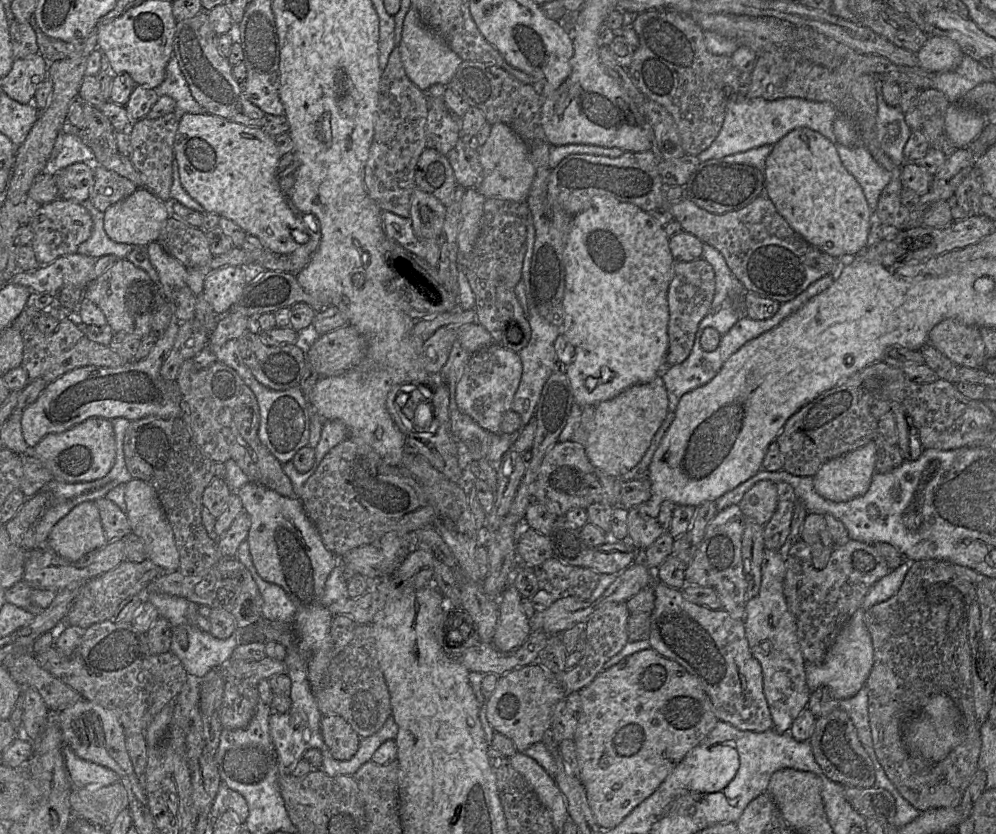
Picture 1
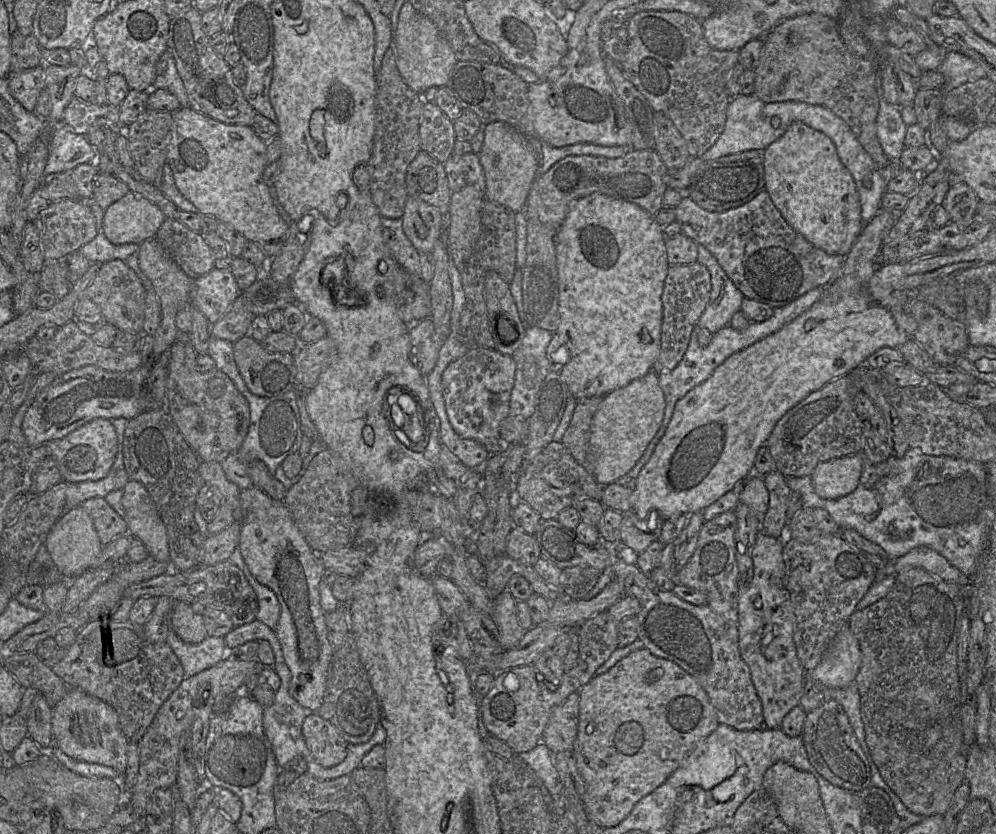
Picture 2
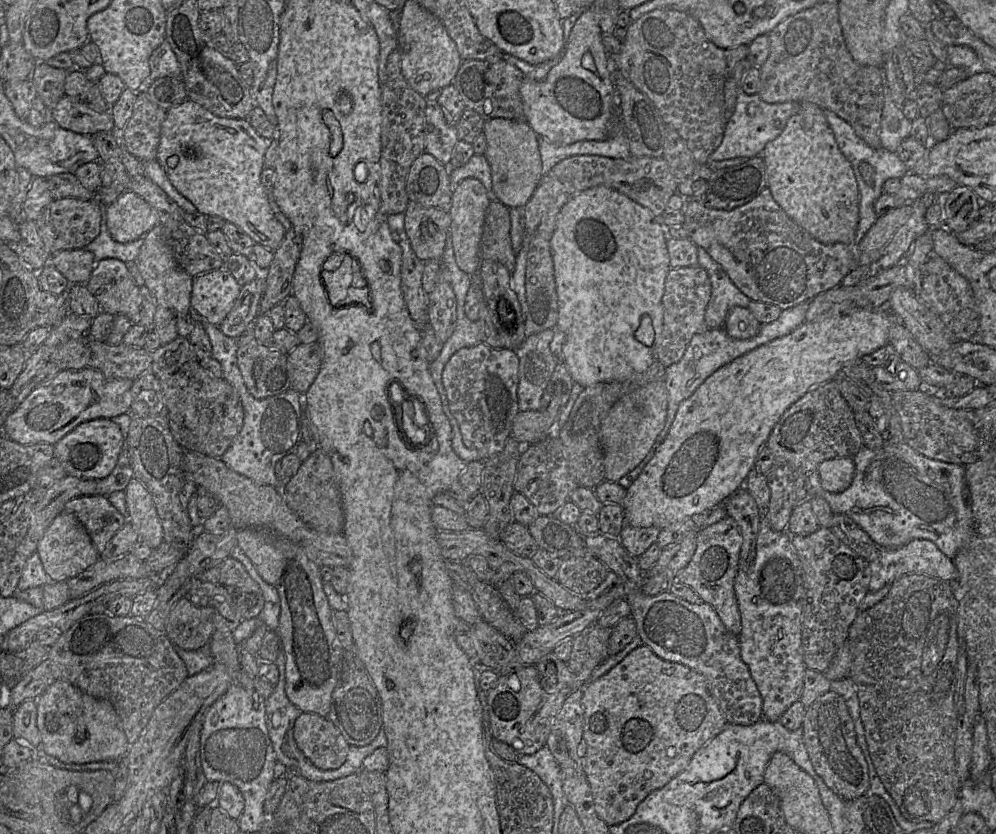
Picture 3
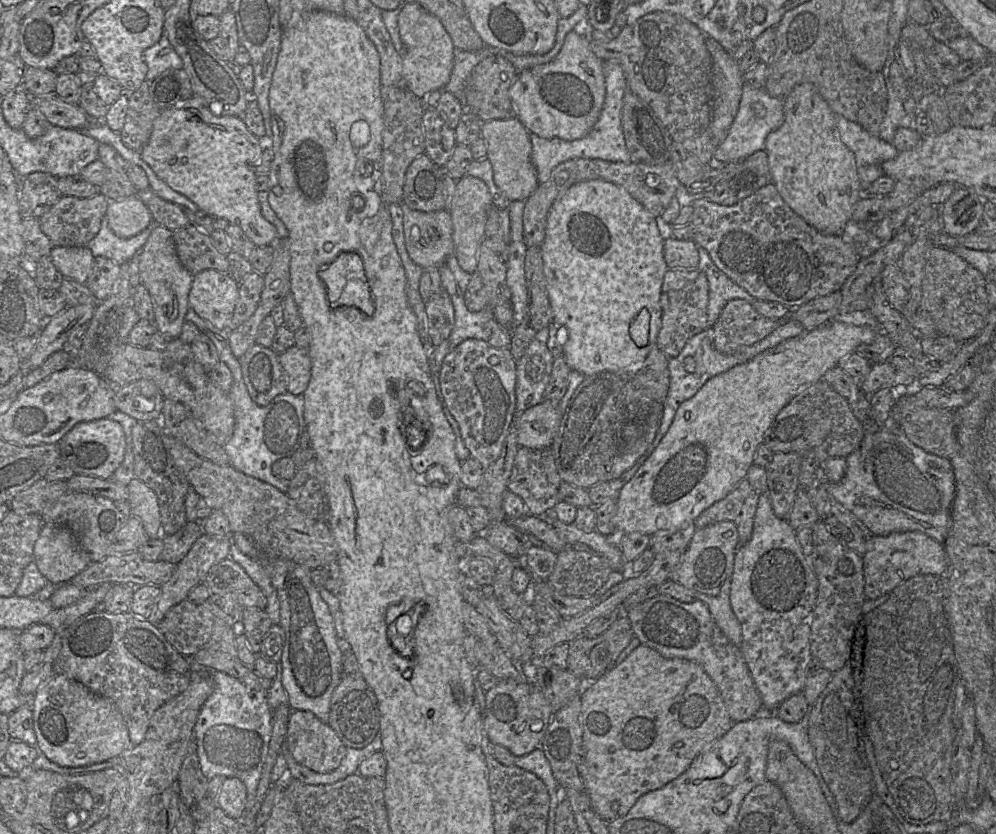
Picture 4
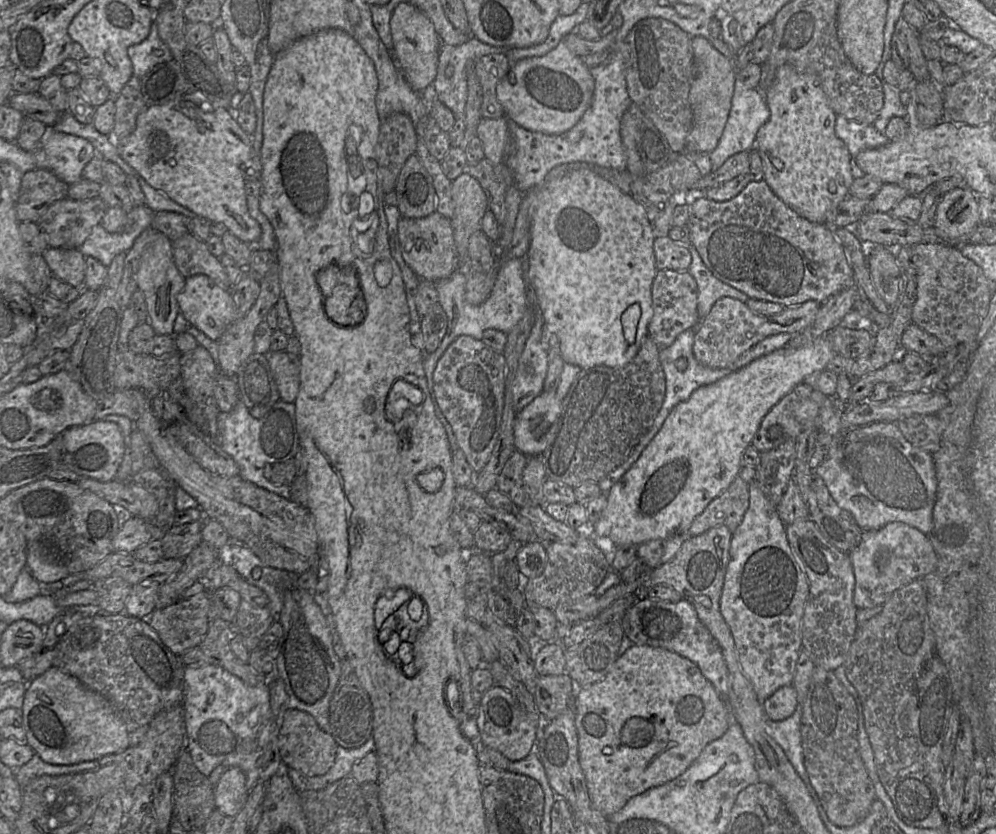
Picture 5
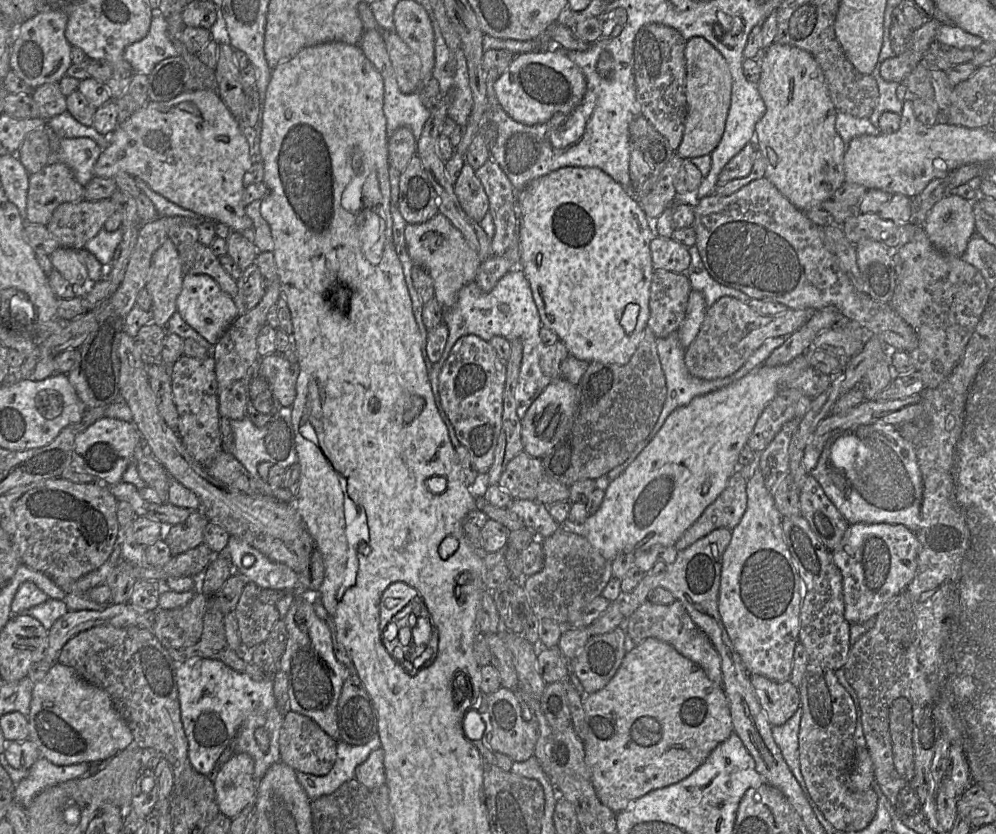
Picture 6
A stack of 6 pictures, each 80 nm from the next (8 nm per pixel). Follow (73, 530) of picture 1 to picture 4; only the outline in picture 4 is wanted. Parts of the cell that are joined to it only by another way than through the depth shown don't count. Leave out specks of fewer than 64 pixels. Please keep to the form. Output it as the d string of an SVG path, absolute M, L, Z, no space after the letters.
M44 524L33 549L33 561L49 583L68 583L90 565L87 553L63 525Z

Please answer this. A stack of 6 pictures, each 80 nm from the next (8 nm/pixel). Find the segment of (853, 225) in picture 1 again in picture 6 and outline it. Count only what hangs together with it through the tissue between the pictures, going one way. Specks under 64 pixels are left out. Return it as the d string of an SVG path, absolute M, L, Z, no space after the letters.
M773 42L758 59L761 72L757 89L766 112L756 123L753 143L765 161L765 178L797 209L807 211L816 204L831 200L835 191L845 183L845 145L835 129L837 110L824 74L809 52Z

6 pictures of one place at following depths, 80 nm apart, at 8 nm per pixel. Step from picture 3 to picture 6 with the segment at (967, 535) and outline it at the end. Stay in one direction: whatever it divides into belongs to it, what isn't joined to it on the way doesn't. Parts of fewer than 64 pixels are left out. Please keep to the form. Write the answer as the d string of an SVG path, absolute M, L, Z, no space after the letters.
M885 422L861 425L830 438L810 472L849 524L902 524L913 532L920 528L923 480L914 444L904 439L898 426Z

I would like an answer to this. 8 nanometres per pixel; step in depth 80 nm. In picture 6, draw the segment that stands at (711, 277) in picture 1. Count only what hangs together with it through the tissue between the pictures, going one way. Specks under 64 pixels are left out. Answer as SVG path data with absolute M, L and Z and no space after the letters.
M654 270L647 326L656 338L665 338L679 329L685 318L691 291L686 274Z

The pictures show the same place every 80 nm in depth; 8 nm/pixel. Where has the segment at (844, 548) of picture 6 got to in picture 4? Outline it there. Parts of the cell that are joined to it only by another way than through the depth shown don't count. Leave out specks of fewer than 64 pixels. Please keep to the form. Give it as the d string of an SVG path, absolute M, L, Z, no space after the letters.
M916 531L871 536L868 542L868 551L862 557L864 594L865 598L869 600L889 594L898 585L915 576L941 576L948 567L948 557L943 544Z

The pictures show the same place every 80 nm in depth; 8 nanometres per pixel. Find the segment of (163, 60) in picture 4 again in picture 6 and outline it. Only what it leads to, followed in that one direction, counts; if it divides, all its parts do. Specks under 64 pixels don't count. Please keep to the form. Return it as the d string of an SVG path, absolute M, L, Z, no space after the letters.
M157 9L151 11L147 35L140 41L128 45L123 52L123 57L133 72L146 76L157 63L176 55L178 51L169 37L167 21Z

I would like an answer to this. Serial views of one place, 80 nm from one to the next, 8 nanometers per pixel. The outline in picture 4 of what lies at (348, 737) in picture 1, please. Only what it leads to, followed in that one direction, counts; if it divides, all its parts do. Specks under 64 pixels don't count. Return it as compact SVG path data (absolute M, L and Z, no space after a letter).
M291 711L285 743L298 764L323 774L337 769L346 753L346 746L335 731L329 724L321 722L311 711Z

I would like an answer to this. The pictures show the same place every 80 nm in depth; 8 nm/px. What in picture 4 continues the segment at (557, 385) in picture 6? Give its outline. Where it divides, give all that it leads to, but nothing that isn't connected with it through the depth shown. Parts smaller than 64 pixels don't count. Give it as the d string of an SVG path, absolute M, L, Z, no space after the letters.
M543 401L524 411L513 419L513 426L517 429L518 444L530 449L549 448L556 436L562 414L559 405Z

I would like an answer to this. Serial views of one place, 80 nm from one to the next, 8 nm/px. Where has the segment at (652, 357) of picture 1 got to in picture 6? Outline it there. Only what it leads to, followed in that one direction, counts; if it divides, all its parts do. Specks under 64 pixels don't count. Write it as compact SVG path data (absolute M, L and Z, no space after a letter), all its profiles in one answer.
M563 167L531 181L516 194L518 211L518 238L520 245L519 268L525 274L532 290L542 326L553 331L569 351L569 355L588 363L627 364L643 337L650 315L650 286L654 273L650 251L651 241L658 237L651 231L647 217L638 201L627 190L599 168Z

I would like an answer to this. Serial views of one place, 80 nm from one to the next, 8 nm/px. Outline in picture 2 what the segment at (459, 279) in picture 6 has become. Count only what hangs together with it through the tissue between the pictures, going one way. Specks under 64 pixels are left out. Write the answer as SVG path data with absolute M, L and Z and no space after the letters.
M407 198L402 216L403 231L419 253L432 252L442 234L445 216L421 199Z

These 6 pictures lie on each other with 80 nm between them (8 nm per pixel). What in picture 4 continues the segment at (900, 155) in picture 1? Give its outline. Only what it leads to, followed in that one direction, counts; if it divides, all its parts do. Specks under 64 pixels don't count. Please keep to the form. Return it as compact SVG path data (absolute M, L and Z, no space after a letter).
M890 82L886 84L887 88L887 105L883 120L880 124L879 138L888 143L892 143L897 128L913 128L914 119L908 114L903 107L901 100Z

